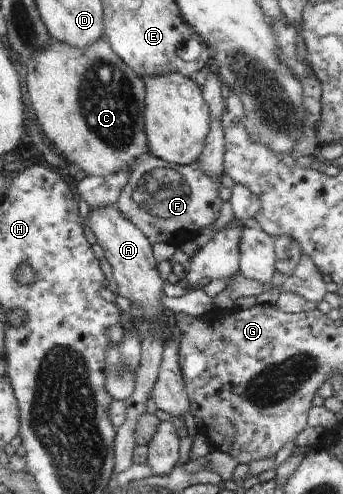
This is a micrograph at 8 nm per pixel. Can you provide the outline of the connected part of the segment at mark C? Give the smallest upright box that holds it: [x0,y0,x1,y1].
[26,40,151,176]

